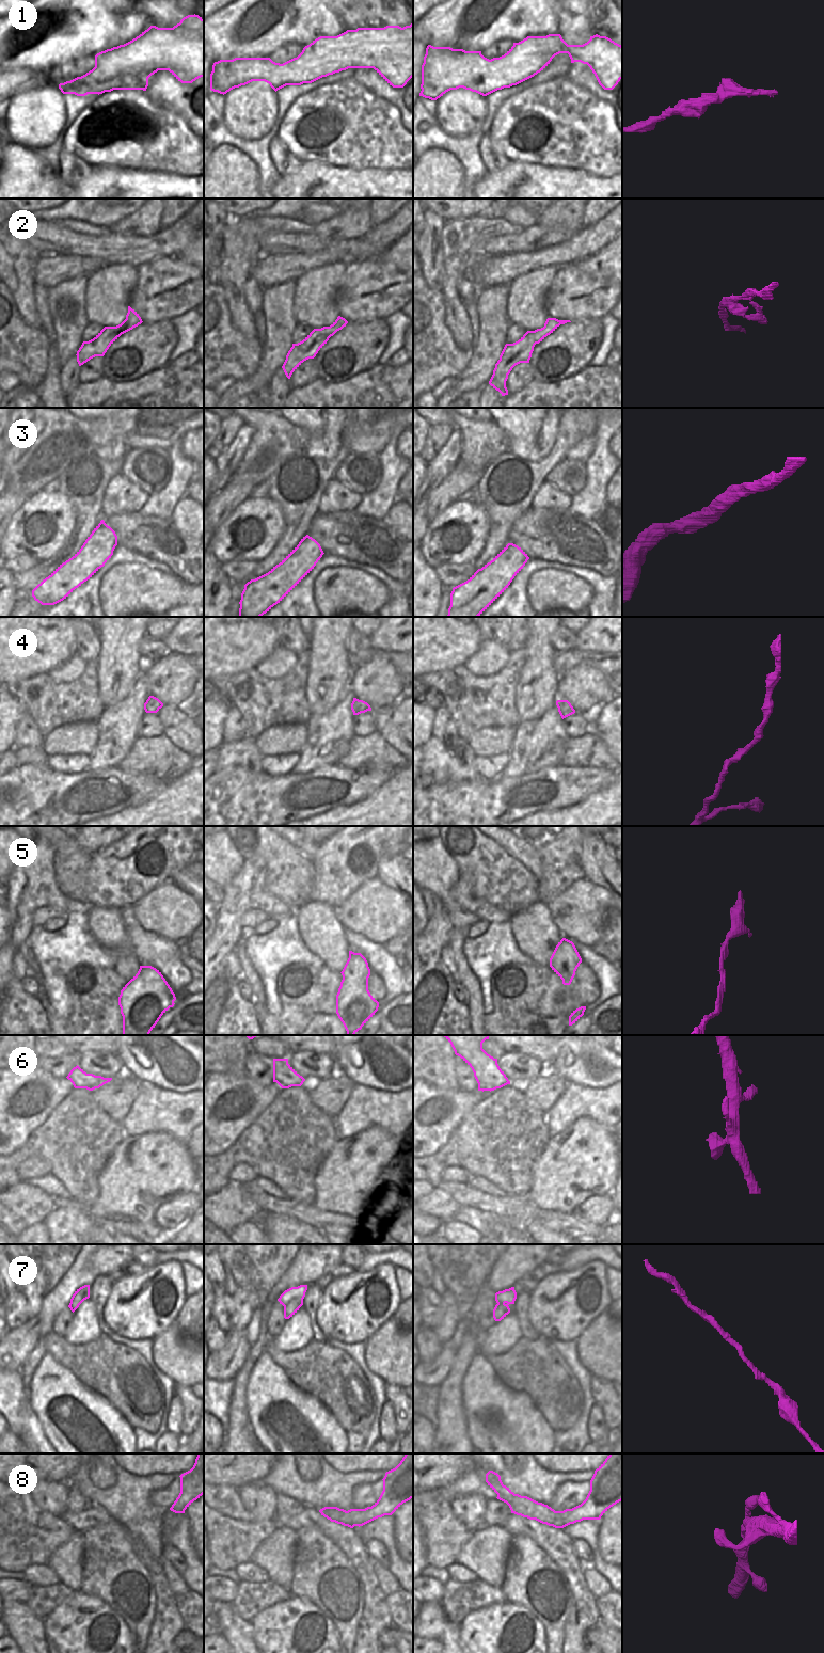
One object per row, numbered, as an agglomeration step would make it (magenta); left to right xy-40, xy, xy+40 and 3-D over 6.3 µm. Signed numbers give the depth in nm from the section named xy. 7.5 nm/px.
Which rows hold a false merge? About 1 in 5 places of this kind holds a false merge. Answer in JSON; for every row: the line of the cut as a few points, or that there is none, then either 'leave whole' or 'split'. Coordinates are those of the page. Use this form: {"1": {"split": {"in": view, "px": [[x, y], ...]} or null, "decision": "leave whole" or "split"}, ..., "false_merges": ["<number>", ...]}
{"1": {"split": null, "decision": "leave whole"}, "2": {"split": {"in": "xy+40", "px": [[544, 328], [533, 334], [535, 343]]}, "decision": "split"}, "3": {"split": null, "decision": "leave whole"}, "4": {"split": null, "decision": "leave whole"}, "5": {"split": null, "decision": "leave whole"}, "6": {"split": null, "decision": "leave whole"}, "7": {"split": null, "decision": "leave whole"}, "8": {"split": null, "decision": "leave whole"}, "false_merges": ["2"]}

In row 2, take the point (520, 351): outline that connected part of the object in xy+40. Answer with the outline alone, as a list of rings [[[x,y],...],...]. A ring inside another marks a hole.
[[[543,329],[527,331],[518,341],[505,345],[489,381],[489,384],[502,396],[508,395],[506,381],[512,368],[520,363],[529,363],[536,345],[533,334],[543,331]]]

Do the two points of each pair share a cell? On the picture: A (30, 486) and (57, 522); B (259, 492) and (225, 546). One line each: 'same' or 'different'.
A: different
B: different

